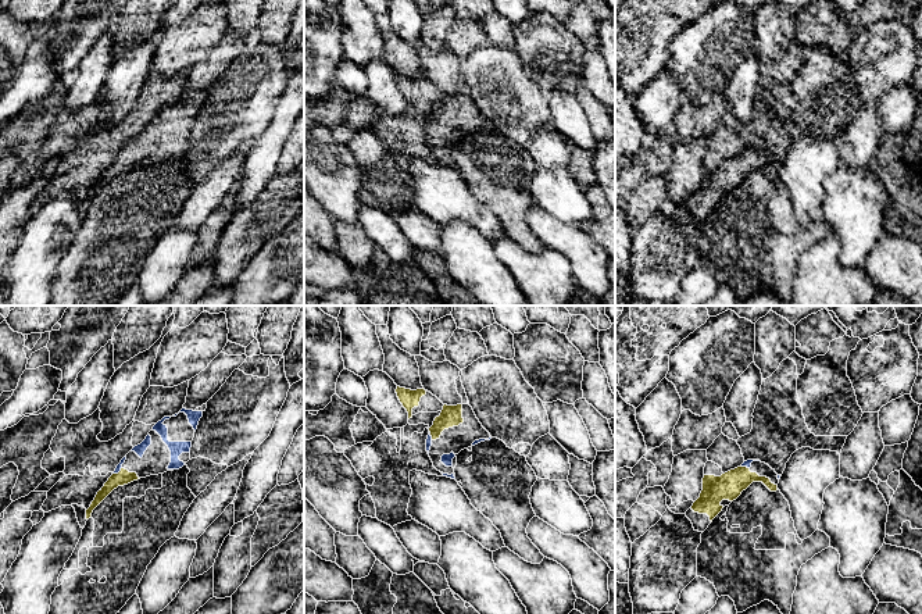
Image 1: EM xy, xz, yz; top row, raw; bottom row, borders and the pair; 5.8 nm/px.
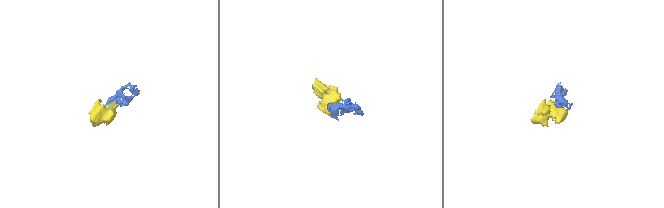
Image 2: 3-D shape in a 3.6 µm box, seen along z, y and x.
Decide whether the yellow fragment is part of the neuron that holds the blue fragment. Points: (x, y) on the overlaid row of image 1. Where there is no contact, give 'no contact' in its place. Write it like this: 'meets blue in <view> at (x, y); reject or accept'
meets blue in xy at (117, 473); accept

